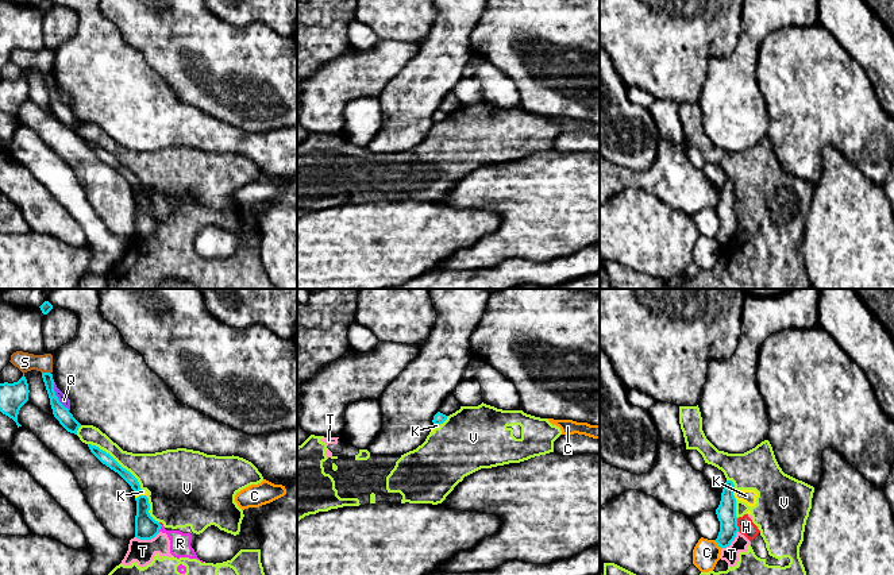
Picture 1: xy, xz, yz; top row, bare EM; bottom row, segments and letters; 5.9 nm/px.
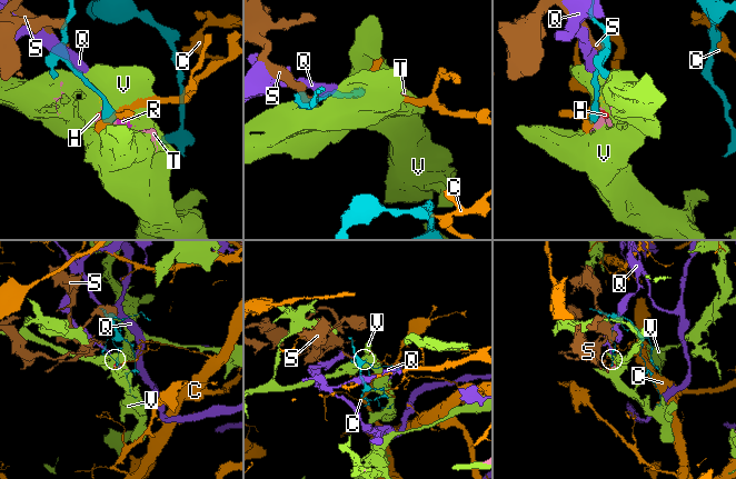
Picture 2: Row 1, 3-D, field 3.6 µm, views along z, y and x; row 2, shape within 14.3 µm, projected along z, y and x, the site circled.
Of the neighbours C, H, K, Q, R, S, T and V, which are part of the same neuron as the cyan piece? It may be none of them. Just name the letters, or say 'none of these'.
none of these

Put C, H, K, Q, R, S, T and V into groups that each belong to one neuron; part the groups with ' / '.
C / H K R T V / Q / S

